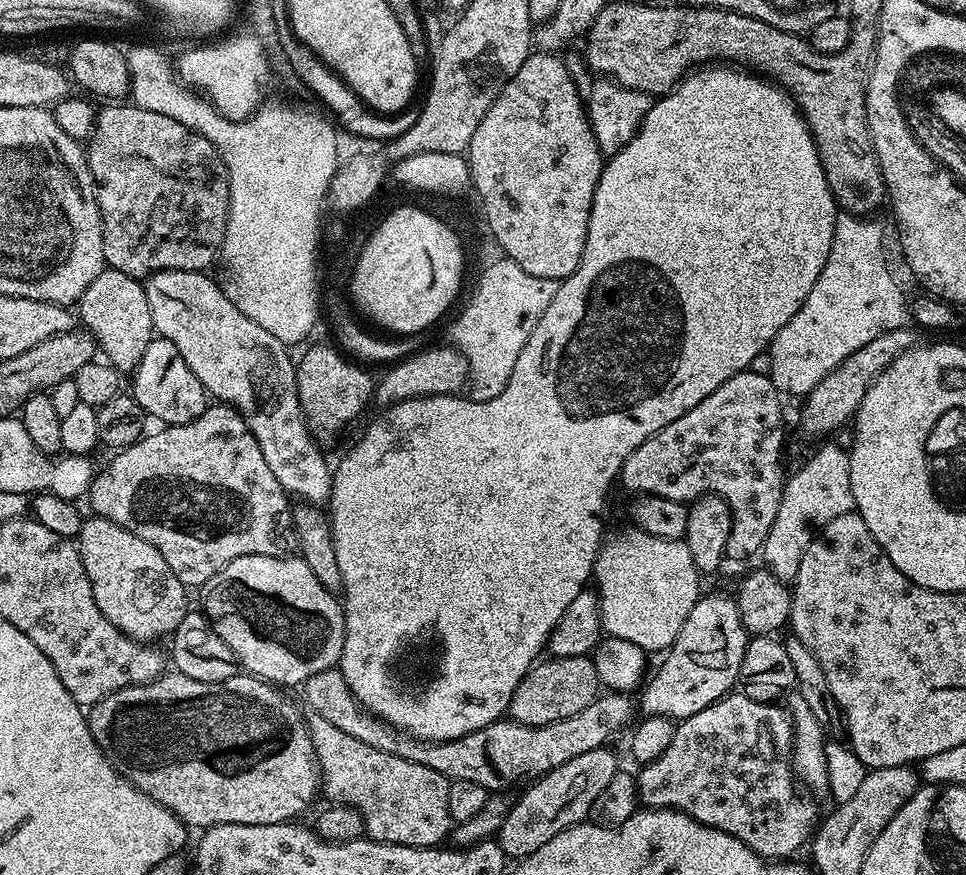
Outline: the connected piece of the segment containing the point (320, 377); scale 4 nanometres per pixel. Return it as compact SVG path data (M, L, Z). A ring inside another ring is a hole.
M335 343L332 344L316 344L306 349L296 369L300 403L306 406L307 419L320 428L350 423L374 396L374 376L372 380L367 372L369 369L345 355Z

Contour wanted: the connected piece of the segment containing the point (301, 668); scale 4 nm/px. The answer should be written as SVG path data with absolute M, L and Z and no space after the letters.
M299 555L243 556L234 558L214 578L202 585L202 611L212 621L212 629L234 650L237 665L273 686L302 686L314 674L339 665L344 645L344 609L338 596L326 590Z

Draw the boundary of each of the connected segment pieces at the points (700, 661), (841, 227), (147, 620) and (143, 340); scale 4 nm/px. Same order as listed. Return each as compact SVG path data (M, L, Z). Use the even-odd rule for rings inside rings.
M701 595L686 618L678 638L667 649L660 669L647 681L648 686L638 708L644 716L668 716L674 721L690 718L706 706L718 702L737 687L750 634L744 629L742 614L735 599L729 596Z
M854 212L837 215L828 265L818 274L818 282L798 314L778 330L767 349L772 385L785 397L807 397L830 370L862 350L866 342L909 323L905 293L894 286L883 261L881 221L868 219L872 218Z
M92 514L80 527L78 547L86 578L90 578L94 590L94 602L118 630L134 640L152 642L155 636L167 637L182 622L186 586L150 542L142 542L138 534L130 534L130 530Z
M105 267L98 278L86 286L78 302L79 308L79 319L98 337L98 348L103 359L120 373L131 373L138 366L146 346L154 339L150 302L146 302L144 284L137 277L124 274L122 270Z

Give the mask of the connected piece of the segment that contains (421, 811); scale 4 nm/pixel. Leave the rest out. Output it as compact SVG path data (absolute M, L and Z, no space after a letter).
M313 715L307 721L306 727L312 738L315 755L318 757L323 791L328 791L333 796L333 801L351 804L359 810L364 819L367 839L411 848L435 848L443 841L440 840L443 836L445 839L451 833L454 821L450 818L448 800L450 781L438 774L438 770L430 770L430 766L422 766L418 762L410 762L394 754L386 754L386 750L374 750L374 746L358 742L358 738L350 738L350 734L342 734L338 726L326 722L326 718L318 715Z

